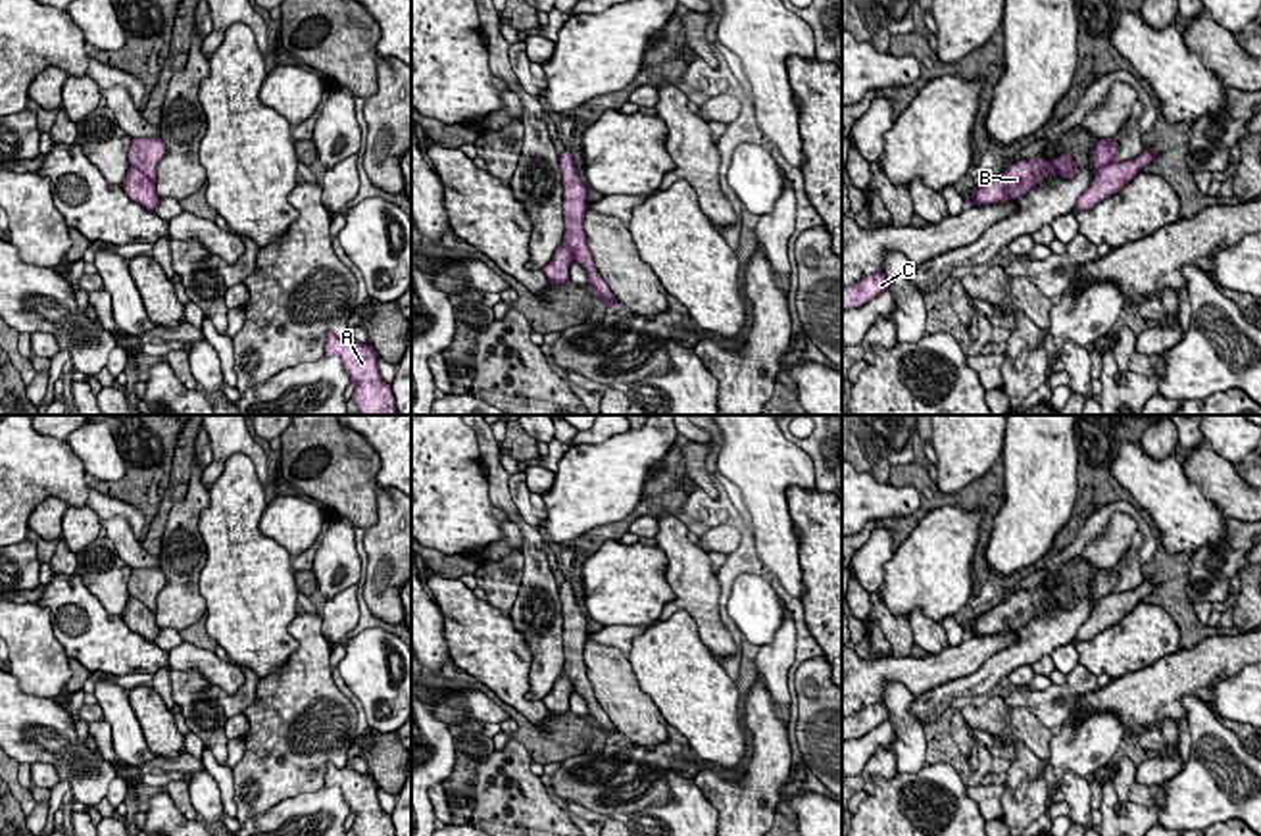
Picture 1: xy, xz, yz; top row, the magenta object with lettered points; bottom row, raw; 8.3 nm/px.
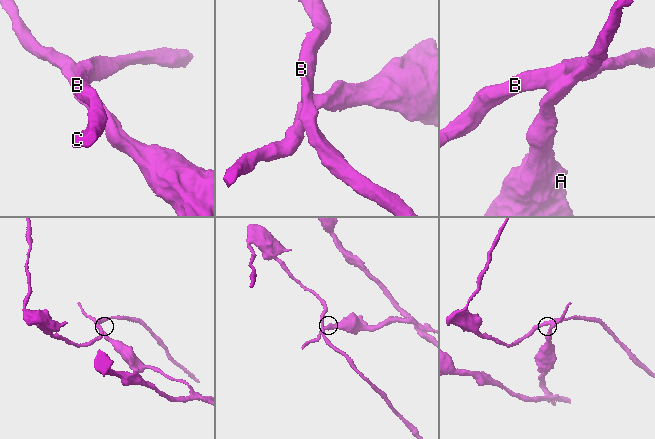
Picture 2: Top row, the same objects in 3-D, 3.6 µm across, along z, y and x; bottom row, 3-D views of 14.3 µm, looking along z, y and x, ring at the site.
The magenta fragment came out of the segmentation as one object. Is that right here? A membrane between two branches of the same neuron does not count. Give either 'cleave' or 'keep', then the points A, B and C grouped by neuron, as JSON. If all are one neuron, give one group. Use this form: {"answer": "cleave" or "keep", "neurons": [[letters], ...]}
{"answer": "cleave", "neurons": [["A"], ["B", "C"]]}

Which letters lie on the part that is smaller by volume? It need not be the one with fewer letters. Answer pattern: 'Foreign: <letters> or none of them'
Foreign: A

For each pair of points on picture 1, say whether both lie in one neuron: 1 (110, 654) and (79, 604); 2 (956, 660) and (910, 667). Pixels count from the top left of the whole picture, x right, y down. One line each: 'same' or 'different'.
1: same
2: same

